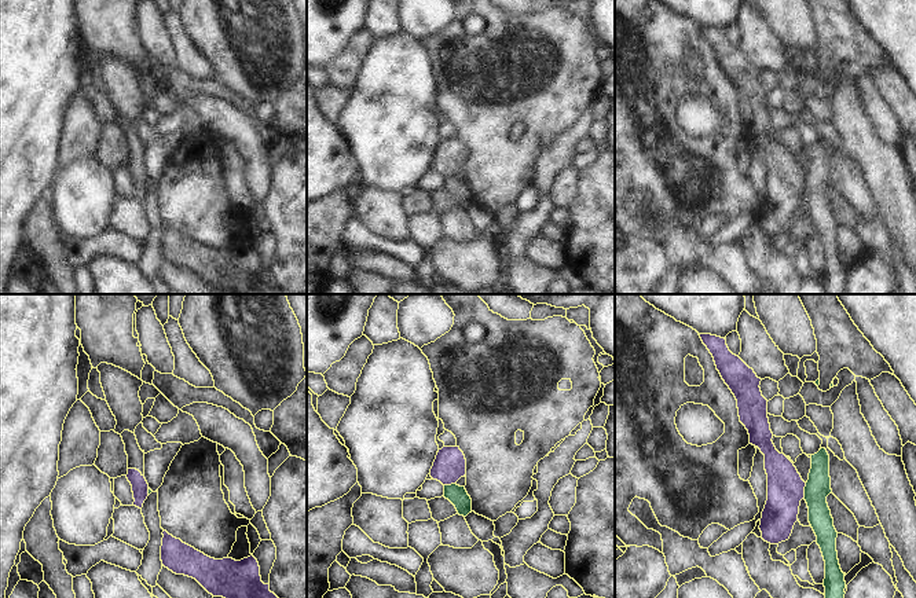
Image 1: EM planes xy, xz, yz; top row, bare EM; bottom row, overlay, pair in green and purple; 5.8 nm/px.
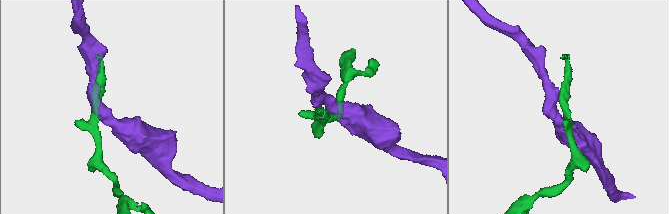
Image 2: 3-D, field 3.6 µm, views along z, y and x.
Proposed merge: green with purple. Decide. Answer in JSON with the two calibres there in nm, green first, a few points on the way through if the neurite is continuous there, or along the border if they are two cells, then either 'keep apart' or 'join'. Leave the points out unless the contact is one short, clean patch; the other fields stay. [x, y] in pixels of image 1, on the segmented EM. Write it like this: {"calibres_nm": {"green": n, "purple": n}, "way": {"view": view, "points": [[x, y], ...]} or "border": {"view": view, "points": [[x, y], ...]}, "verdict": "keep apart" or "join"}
{"calibres_nm": {"green": 150, "purple": 220}, "border": {"view": "yz", "points": [[806, 483], [803, 498]]}, "verdict": "keep apart"}

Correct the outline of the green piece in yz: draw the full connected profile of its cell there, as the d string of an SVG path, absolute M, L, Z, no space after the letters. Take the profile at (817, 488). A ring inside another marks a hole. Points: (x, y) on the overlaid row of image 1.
M825 448L811 455L811 469L805 487L805 500L809 507L809 522L817 536L825 561L825 598L844 598L844 573L840 569L833 518L827 503L827 496L832 492L829 477L829 455Z

